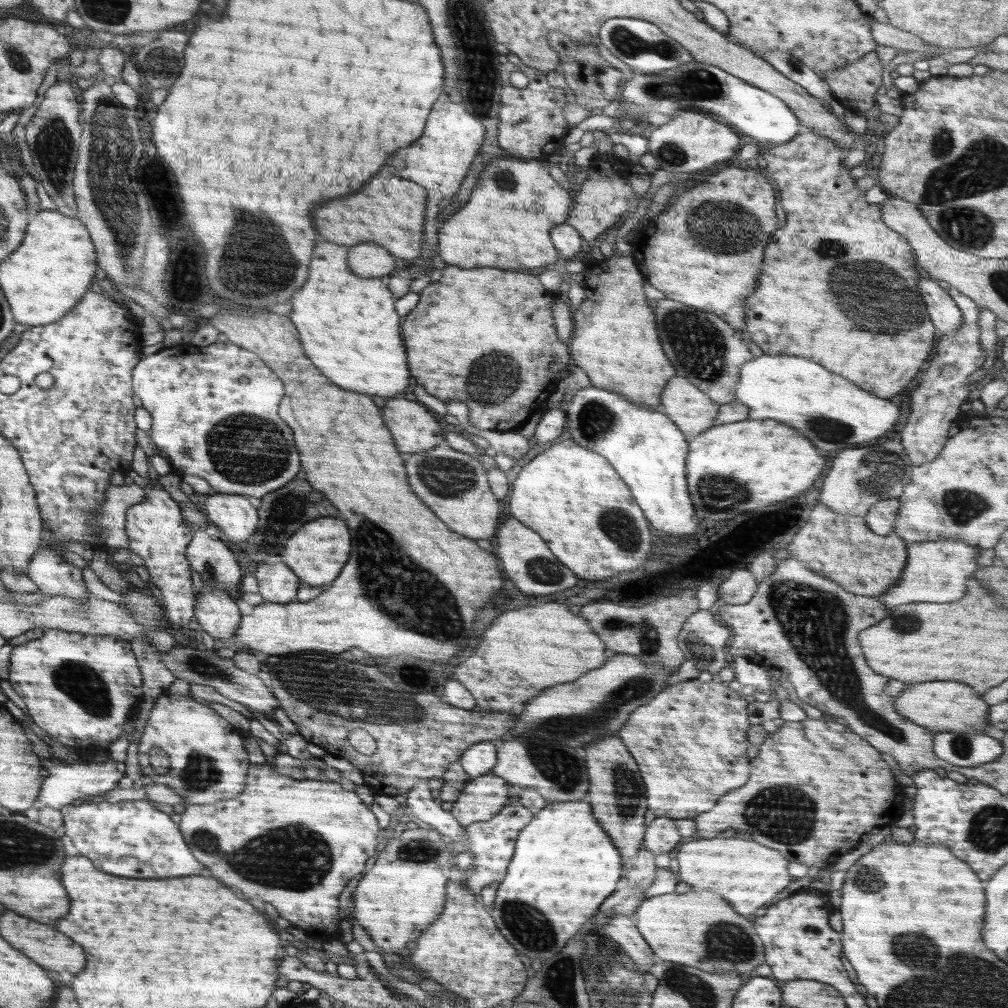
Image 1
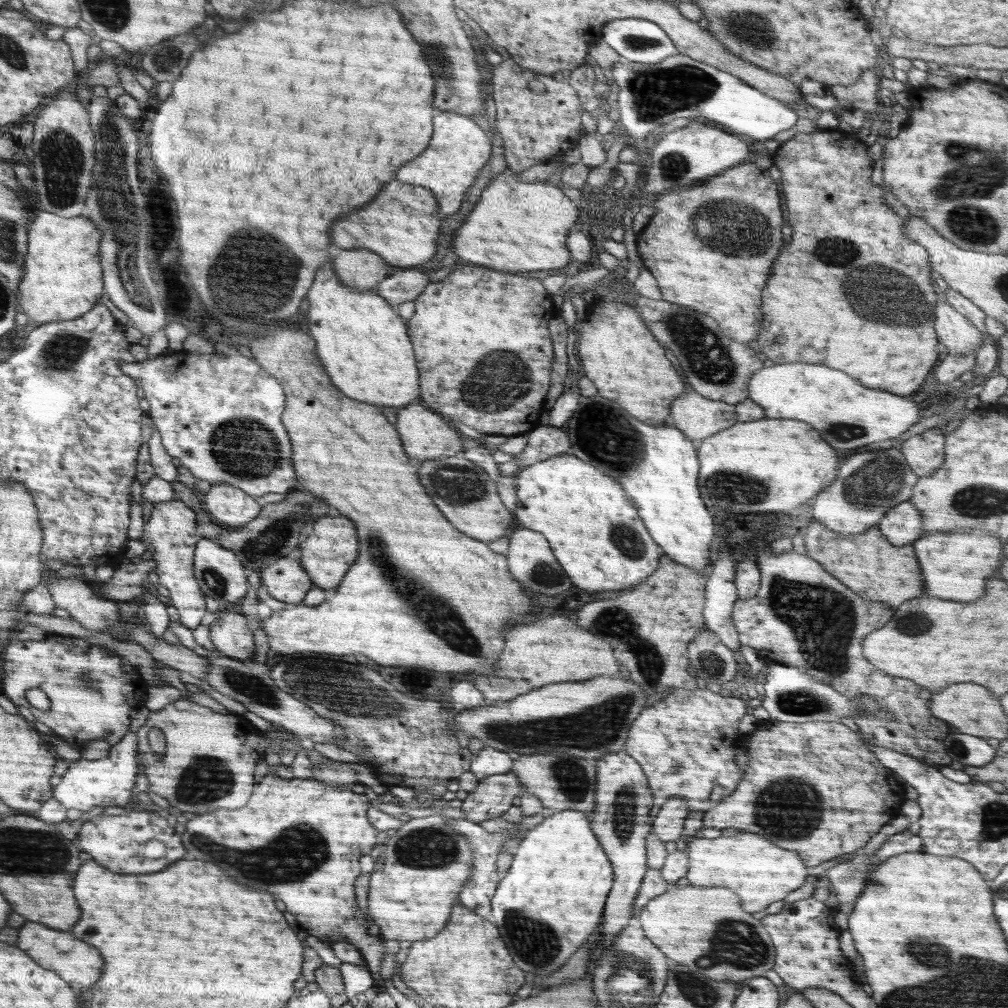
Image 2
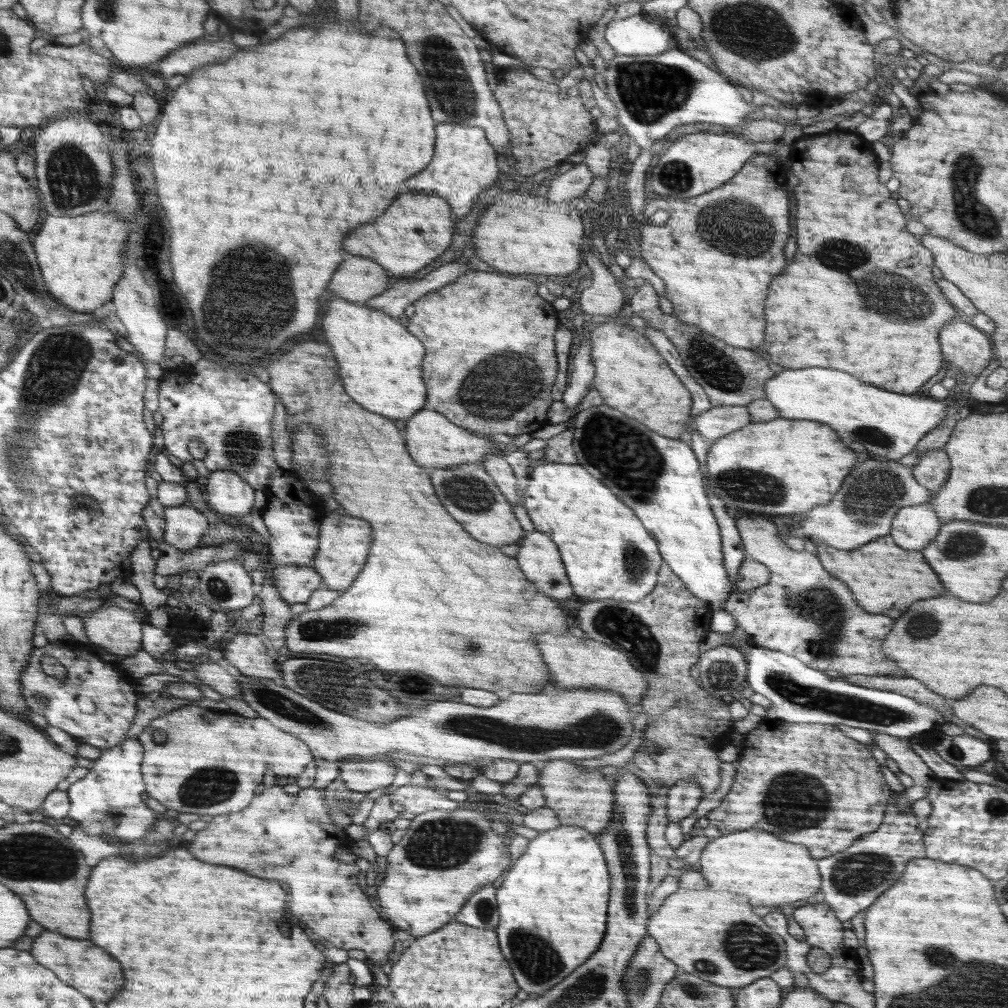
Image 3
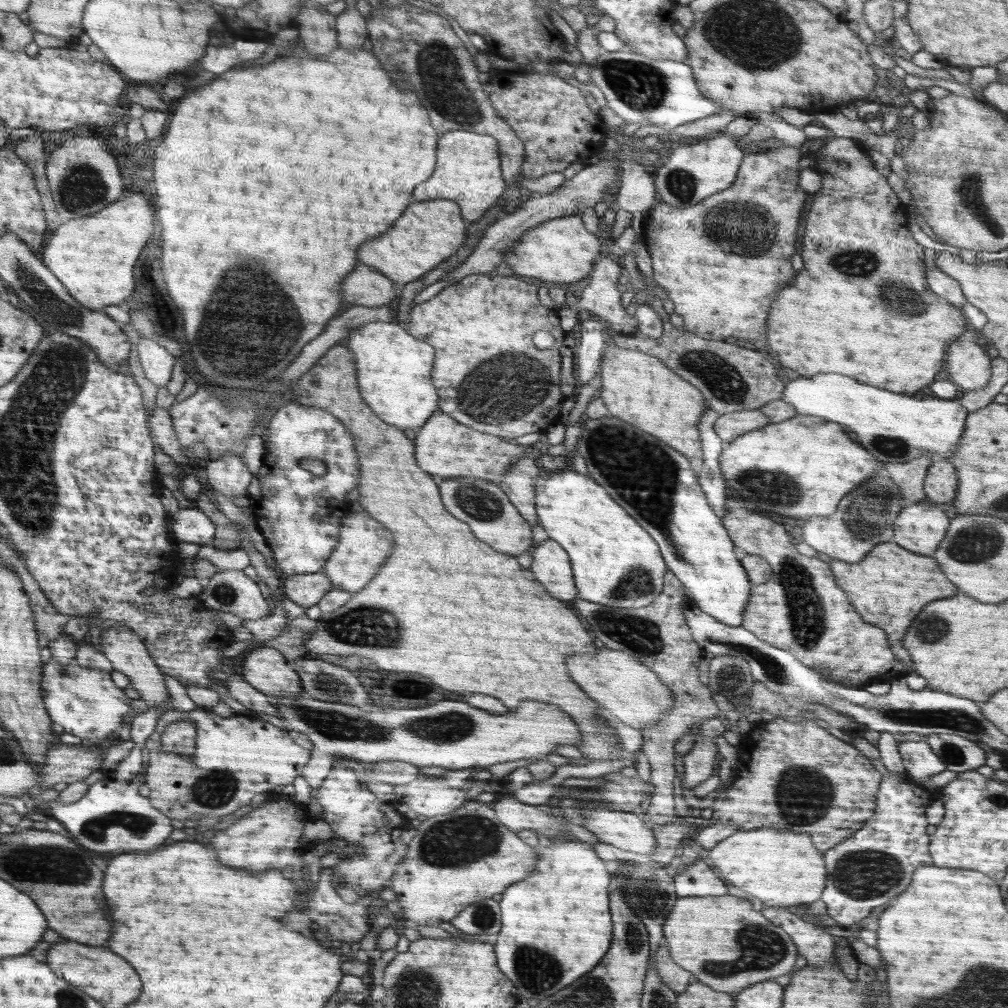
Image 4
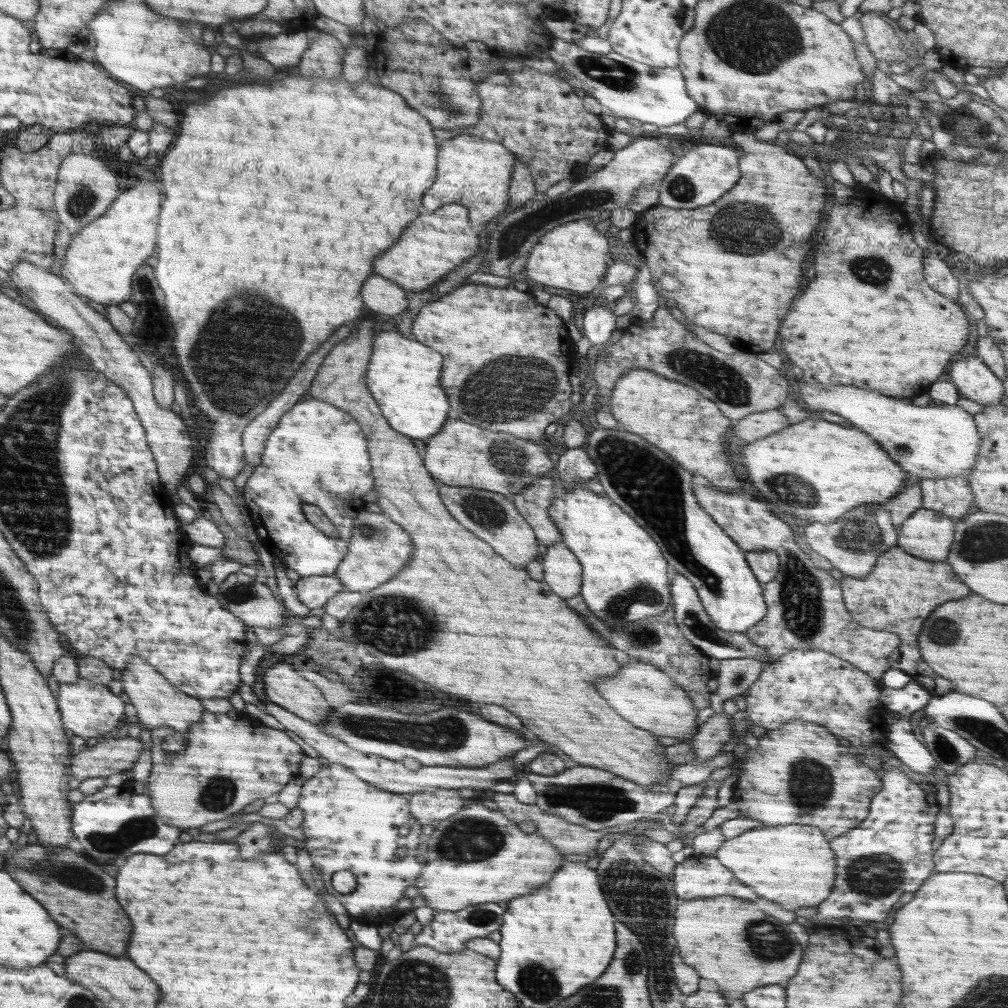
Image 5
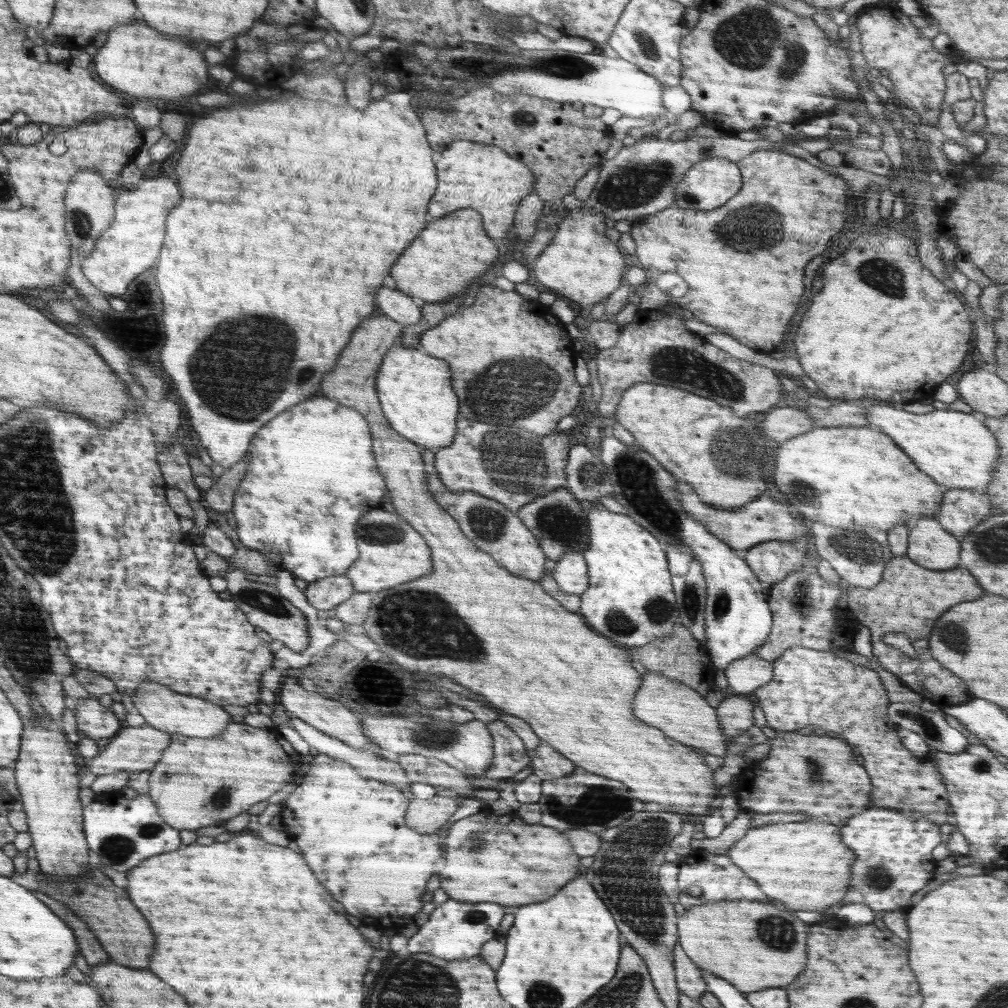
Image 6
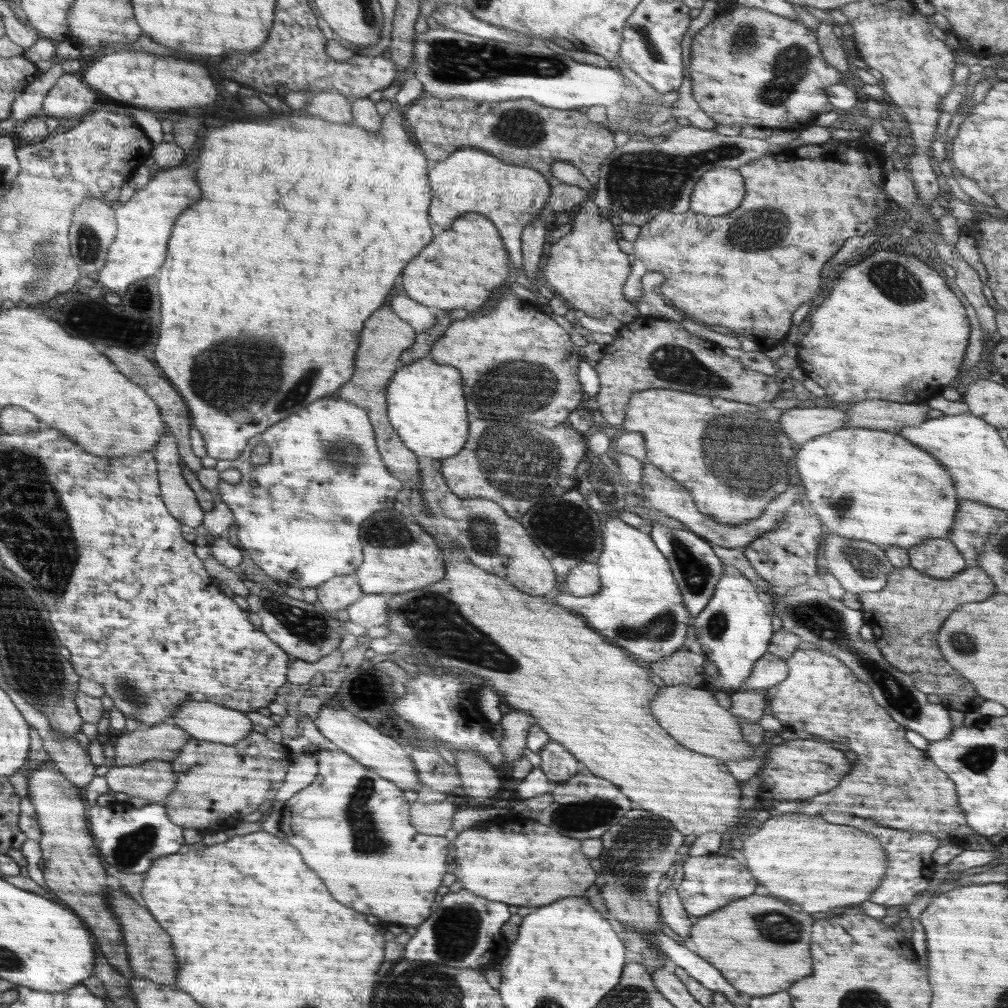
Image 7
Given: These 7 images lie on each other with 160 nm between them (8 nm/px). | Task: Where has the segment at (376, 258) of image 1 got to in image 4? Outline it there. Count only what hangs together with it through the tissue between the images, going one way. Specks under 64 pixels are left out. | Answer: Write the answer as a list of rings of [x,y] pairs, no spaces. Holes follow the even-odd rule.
[[[368,266],[356,268],[348,276],[348,284],[344,284],[344,296],[348,296],[348,304],[353,306],[382,307],[397,300],[398,295],[399,286],[391,277]]]

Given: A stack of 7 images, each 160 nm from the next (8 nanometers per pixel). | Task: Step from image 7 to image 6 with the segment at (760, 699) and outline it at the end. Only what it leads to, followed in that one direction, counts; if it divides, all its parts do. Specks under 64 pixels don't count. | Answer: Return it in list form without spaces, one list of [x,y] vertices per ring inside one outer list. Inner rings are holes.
[[[742,695],[727,696],[715,709],[724,738],[731,740],[755,726],[752,703]]]

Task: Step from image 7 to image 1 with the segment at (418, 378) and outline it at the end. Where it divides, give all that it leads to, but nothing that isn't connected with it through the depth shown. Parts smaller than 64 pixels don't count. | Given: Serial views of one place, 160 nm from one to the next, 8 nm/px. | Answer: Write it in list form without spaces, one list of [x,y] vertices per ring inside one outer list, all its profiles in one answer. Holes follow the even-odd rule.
[[[322,242],[316,248],[316,260],[312,260],[312,280],[304,284],[300,292],[296,292],[296,300],[290,300],[292,314],[290,320],[300,328],[301,342],[312,364],[340,388],[359,391],[368,396],[388,397],[403,396],[408,388],[408,362],[406,350],[400,336],[400,316],[394,312],[394,298],[390,289],[386,288],[380,278],[364,278],[358,276],[348,265],[348,248]]]

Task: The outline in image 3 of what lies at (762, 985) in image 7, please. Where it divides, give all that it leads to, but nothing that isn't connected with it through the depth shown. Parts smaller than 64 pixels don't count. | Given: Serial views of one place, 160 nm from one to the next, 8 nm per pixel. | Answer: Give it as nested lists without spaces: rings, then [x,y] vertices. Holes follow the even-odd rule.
[[[680,890],[668,896],[648,920],[647,932],[660,944],[662,954],[685,972],[720,987],[740,988],[769,977],[785,967],[787,952],[783,938],[760,916],[752,914],[746,896],[724,896],[716,892]]]

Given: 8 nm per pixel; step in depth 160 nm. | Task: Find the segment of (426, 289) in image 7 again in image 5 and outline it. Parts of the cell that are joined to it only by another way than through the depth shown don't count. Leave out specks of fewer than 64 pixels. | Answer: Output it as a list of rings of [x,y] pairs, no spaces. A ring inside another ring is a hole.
[[[448,204],[434,212],[428,212],[404,232],[404,240],[388,252],[388,256],[380,256],[380,264],[376,264],[376,274],[396,280],[407,293],[418,293],[431,288],[440,282],[446,274],[458,268],[462,262],[470,260],[478,252],[478,232],[469,221],[469,210],[461,204]]]

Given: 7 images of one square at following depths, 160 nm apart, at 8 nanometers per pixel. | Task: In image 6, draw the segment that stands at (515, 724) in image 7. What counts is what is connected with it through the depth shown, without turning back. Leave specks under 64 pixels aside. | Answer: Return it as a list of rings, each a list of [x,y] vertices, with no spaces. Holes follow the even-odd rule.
[[[496,720],[487,725],[493,737],[493,763],[488,767],[488,780],[510,780],[531,761],[522,740],[512,728]]]

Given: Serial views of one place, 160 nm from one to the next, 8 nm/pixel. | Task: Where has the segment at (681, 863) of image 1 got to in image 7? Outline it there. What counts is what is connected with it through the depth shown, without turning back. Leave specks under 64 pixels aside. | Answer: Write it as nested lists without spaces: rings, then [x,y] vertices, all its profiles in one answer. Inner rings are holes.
[[[786,814],[770,818],[756,834],[743,839],[746,866],[772,896],[802,906],[802,912],[828,912],[838,906],[860,904],[880,886],[887,857],[880,842],[852,826],[828,824],[820,816]]]

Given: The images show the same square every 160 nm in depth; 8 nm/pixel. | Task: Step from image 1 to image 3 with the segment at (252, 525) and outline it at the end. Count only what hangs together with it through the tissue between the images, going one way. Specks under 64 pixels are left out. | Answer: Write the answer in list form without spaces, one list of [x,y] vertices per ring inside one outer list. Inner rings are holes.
[[[232,469],[210,472],[206,488],[212,510],[235,518],[250,516],[255,488]]]

